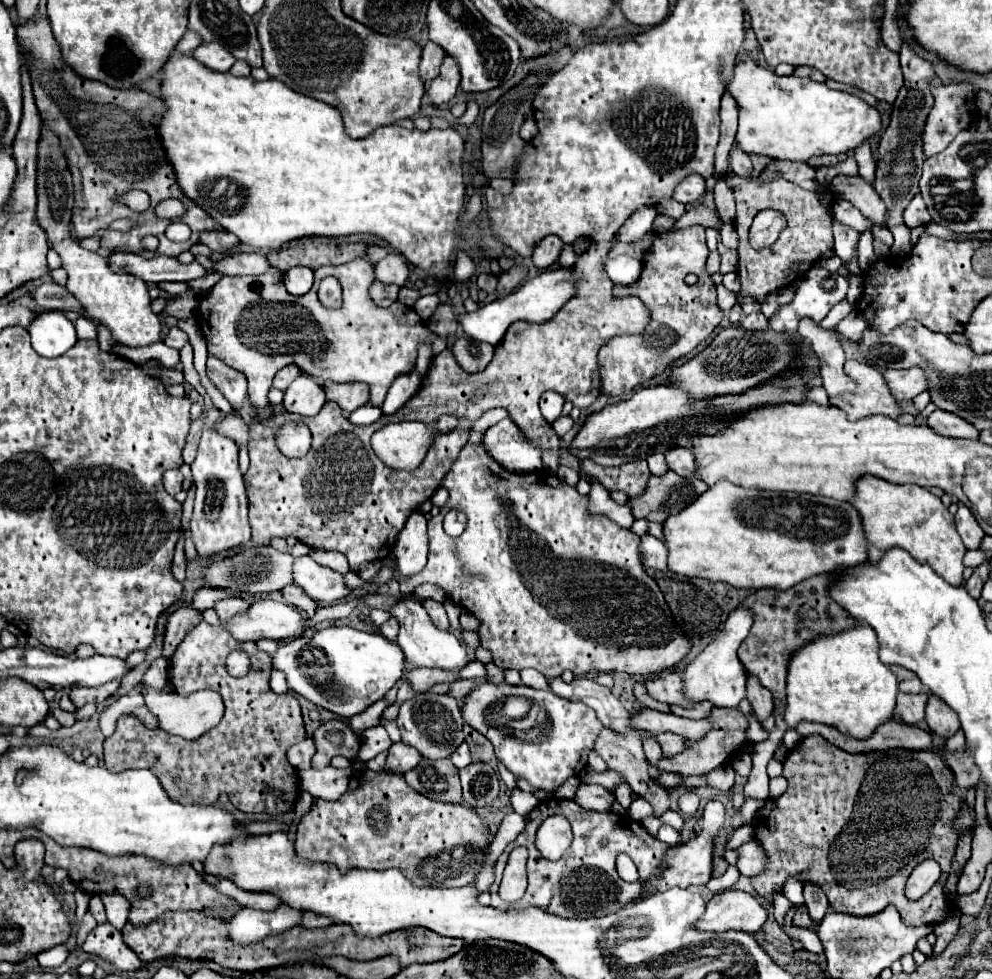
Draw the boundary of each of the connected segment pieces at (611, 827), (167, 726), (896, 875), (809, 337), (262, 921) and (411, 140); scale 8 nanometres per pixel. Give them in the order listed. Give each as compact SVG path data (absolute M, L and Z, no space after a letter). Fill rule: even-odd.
M550 798L546 802L540 802L526 818L526 828L520 832L520 836L506 846L502 856L496 862L494 870L494 884L490 886L492 894L492 906L498 910L516 910L516 908L528 908L528 906L538 906L546 908L552 914L560 914L564 918L588 918L588 916L606 916L612 912L618 912L630 902L636 902L640 894L644 892L644 882L650 878L658 876L664 866L664 856L672 846L666 842L660 842L658 838L650 836L640 822L630 820L626 814L616 814L616 812L594 812L594 810L584 810L578 806L574 800L560 800L560 798ZM552 814L562 814L570 824L574 832L574 842L570 850L558 860L550 862L546 860L538 848L536 848L536 832L542 824ZM516 846L526 846L528 848L528 890L526 894L508 904L502 902L498 896L498 884L500 884L500 872L508 862L508 854ZM618 854L626 854L632 858L632 862L638 868L640 878L636 882L624 882L618 872L616 872L616 858Z
M142 690L142 694L144 694L148 710L160 720L160 728L170 734L176 734L180 738L186 738L186 740L200 738L202 734L212 730L224 716L224 702L212 690L200 690L186 698L178 696L174 692L168 694L166 690Z
M806 736L794 750L788 752L782 776L788 780L786 792L776 800L768 800L752 820L756 840L770 858L766 870L752 878L752 886L760 896L772 898L772 892L780 890L788 876L796 876L800 880L816 882L826 892L834 912L874 916L886 906L896 906L906 926L938 924L958 912L954 900L946 896L944 886L956 856L958 832L954 822L964 800L954 794L954 772L946 766L946 762L942 762L938 752L884 750L850 754L822 736ZM928 858L934 858L942 866L942 876L920 900L908 900L904 894L906 880L910 872Z
M804 318L798 326L798 332L802 334L802 338L806 338L806 342L810 342L812 350L818 354L822 362L820 376L828 396L856 392L856 382L844 372L844 350L834 330L822 330L818 324Z
M282 904L276 910L264 912L254 908L242 908L236 916L228 920L228 938L236 944L254 944L262 942L268 936L276 936L292 926L298 926L302 912Z
M172 54L164 66L164 78L162 78L162 98L166 98L168 112L162 116L162 142L166 146L166 152L170 154L170 162L174 162L178 182L188 198L192 198L198 206L202 206L220 226L224 226L228 232L236 234L240 242L252 246L252 248L280 248L282 244L288 244L292 240L304 238L304 236L324 236L324 238L338 238L338 236L352 236L352 234L370 234L386 240L394 250L398 250L410 264L426 272L428 276L440 276L446 274L452 266L452 256L458 250L466 248L466 236L458 232L458 218L464 208L464 184L462 184L462 156L464 156L464 140L454 128L434 130L428 132L422 130L406 130L400 126L380 126L366 138L350 138L344 132L342 114L338 108L308 98L304 94L298 94L290 90L280 80L266 80L256 82L252 76L238 78L228 72L214 74L212 70L206 70L206 66L198 66L198 62L192 60L192 56Z

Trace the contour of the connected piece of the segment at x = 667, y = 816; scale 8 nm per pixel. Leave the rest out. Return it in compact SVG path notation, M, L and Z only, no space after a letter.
M668 810L661 816L662 822L673 827L678 833L683 829L683 817L676 811Z

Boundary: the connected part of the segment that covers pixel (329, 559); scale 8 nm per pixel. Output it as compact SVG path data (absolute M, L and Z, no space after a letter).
M312 548L312 550L310 550L310 556L312 556L318 564L328 566L328 568L332 568L334 572L346 574L348 570L350 570L346 556L334 552L334 550L316 550L316 548Z

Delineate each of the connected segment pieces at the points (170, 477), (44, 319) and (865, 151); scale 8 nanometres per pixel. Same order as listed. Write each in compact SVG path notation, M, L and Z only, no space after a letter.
M168 470L168 472L164 472L164 478L162 478L166 492L172 496L182 490L182 480L184 480L184 476L180 470Z
M44 312L28 328L32 348L46 358L58 358L76 344L74 324L62 312Z
M864 142L862 146L856 148L856 162L858 162L858 168L860 168L860 176L872 184L874 182L874 158L872 158L872 152L870 152L870 144Z

